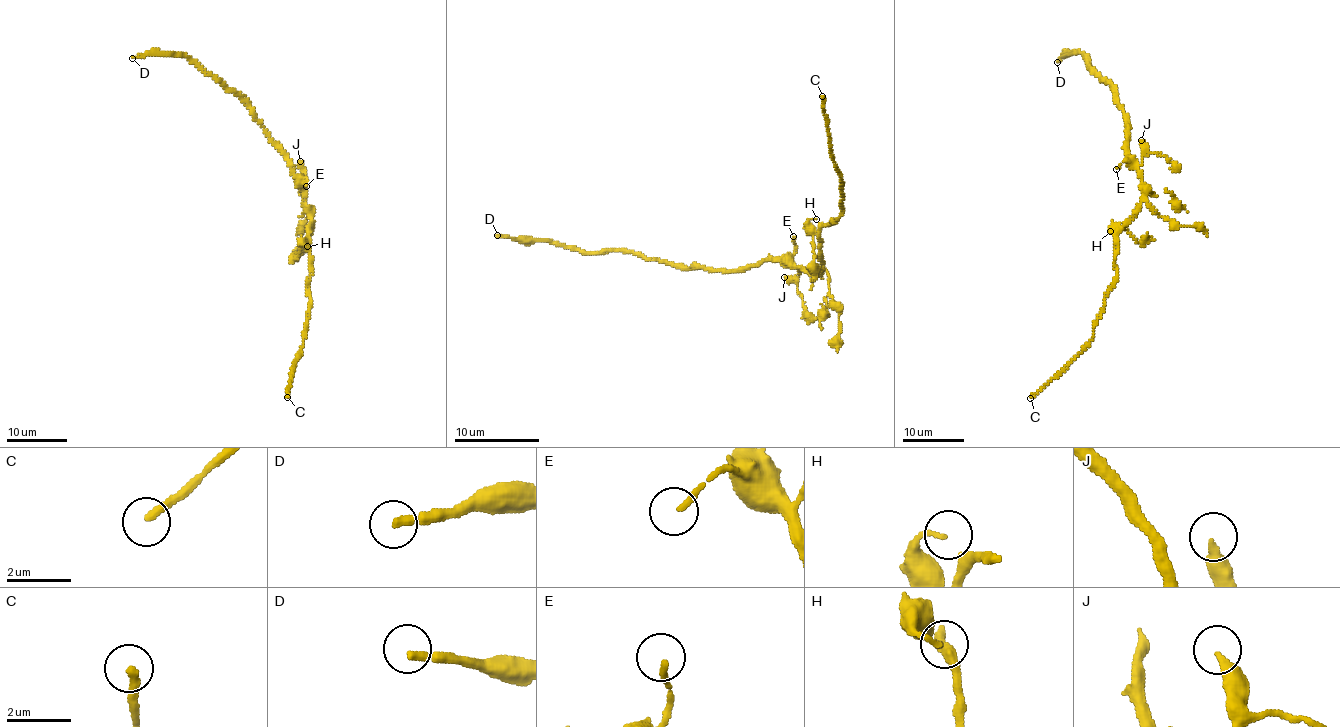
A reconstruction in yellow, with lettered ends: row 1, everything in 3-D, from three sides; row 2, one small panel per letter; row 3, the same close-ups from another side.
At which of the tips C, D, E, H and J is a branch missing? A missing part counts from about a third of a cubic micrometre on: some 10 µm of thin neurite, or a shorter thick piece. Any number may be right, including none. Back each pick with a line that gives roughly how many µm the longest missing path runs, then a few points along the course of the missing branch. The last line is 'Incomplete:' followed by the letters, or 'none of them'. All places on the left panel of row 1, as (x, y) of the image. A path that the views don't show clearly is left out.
D: missing 25 µm
E: missing 10 µm; course (306, 186), (309, 188), (301, 212), (300, 233)
Incomplete: D, E

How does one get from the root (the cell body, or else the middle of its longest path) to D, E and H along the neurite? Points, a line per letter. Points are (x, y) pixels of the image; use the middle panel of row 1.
D: (803, 269), (775, 260), (709, 272), (626, 250), (581, 252), (497, 235)
E: (803, 269), (791, 258), (795, 244), (793, 236)
H: (803, 269), (823, 263), (822, 241), (809, 221), (816, 219)

